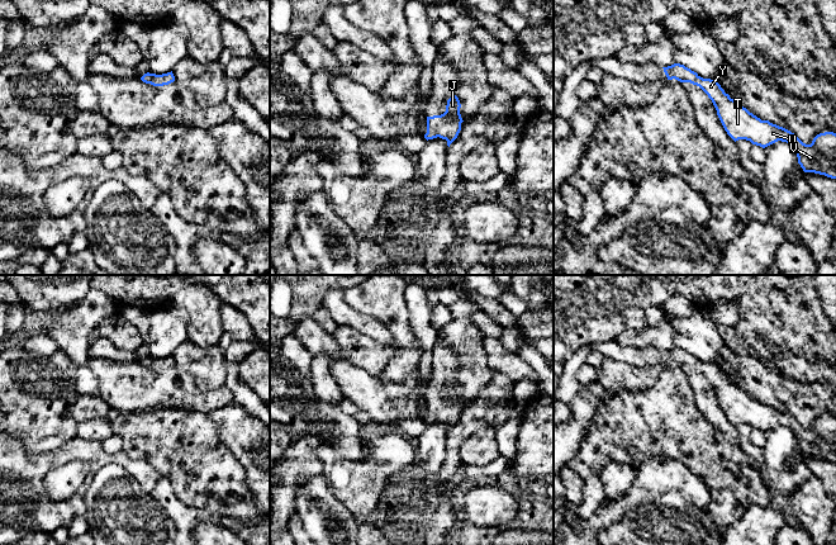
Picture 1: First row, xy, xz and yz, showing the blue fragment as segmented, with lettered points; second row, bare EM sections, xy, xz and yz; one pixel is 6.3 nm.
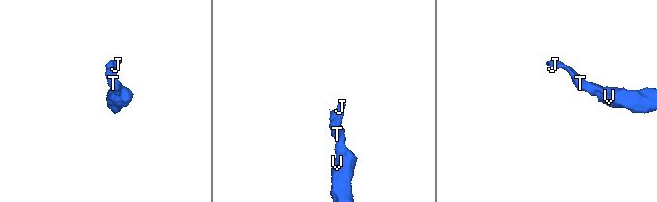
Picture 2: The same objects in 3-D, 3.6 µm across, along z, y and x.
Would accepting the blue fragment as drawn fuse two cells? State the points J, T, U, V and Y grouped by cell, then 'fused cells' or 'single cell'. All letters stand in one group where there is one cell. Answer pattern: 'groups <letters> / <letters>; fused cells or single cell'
groups J T U V Y; single cell

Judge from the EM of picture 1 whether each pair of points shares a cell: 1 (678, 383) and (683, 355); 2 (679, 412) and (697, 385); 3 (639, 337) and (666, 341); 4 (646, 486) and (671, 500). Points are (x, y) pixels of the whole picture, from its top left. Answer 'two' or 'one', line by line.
1: two
2: two
3: one
4: two

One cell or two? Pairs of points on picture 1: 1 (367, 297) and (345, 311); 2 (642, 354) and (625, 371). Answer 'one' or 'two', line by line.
1: two
2: two

